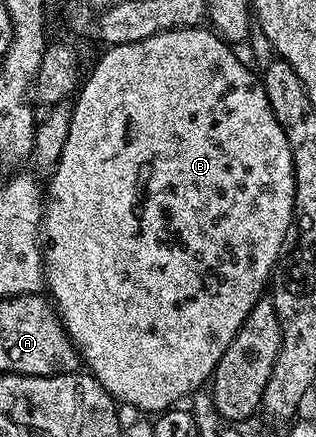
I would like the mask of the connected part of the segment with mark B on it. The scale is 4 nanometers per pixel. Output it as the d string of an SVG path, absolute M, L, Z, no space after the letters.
M191 26L185 30L167 30L158 36L150 36L141 42L122 44L121 46L105 49L106 52L97 60L96 67L89 74L87 71L86 77L71 103L70 136L66 136L66 148L62 148L62 156L51 171L50 177L52 179L49 180L48 186L46 182L44 221L42 223L42 234L46 239L46 245L43 247L42 253L44 255L44 281L47 293L50 295L50 301L56 307L56 312L60 315L70 340L76 346L76 351L80 353L87 373L96 378L98 384L102 384L102 388L106 388L106 392L111 398L115 398L117 403L124 405L125 402L126 405L133 406L136 410L163 412L173 409L177 404L183 403L180 401L184 397L185 401L211 379L213 372L216 371L218 360L222 360L222 352L226 352L226 348L230 348L230 340L234 340L238 328L242 328L246 316L250 316L250 308L254 308L254 304L258 304L265 297L270 286L272 269L280 261L281 254L285 253L288 235L294 225L292 221L292 213L294 212L294 164L290 156L290 144L286 144L286 132L282 132L282 124L278 124L278 120L270 108L270 100L266 96L266 88L261 75L257 71L255 74L232 50L235 49L225 42L215 30L201 28L200 26Z

